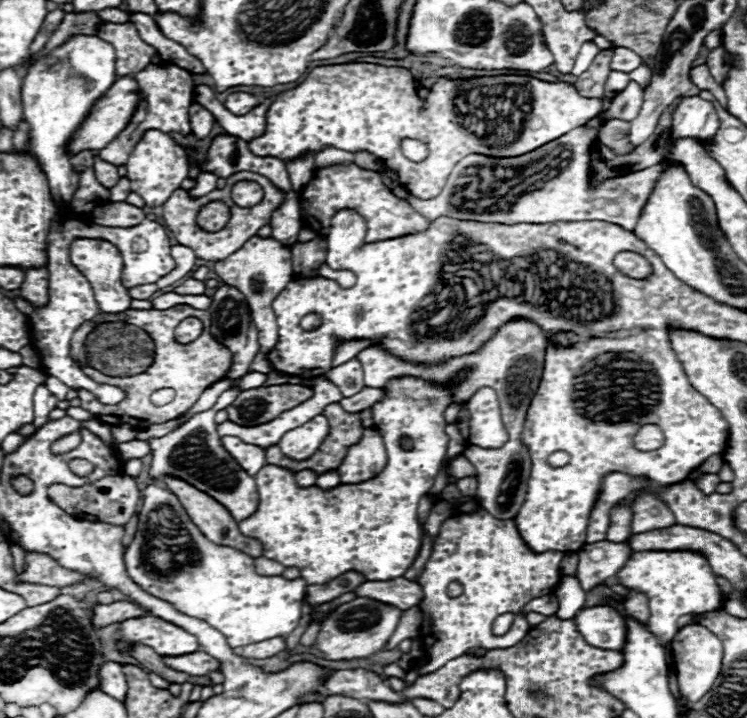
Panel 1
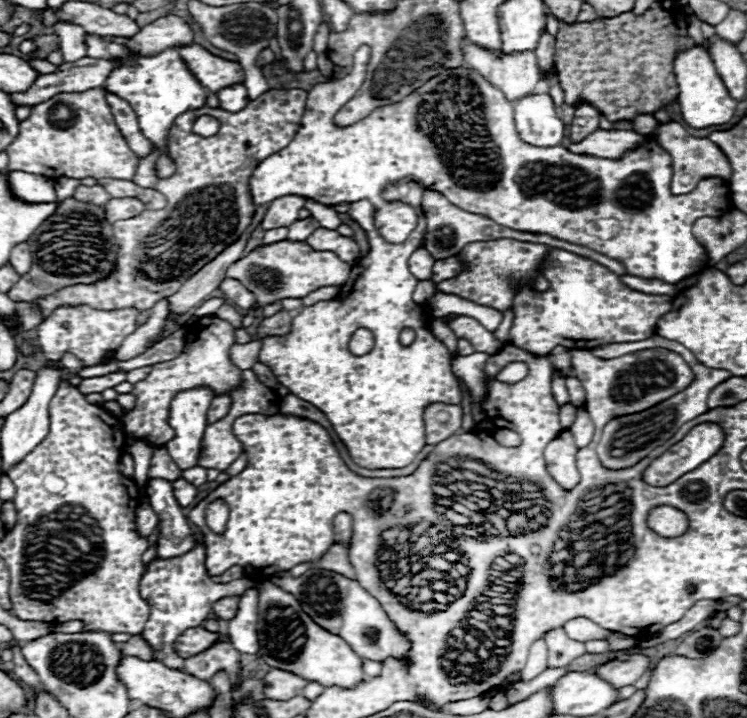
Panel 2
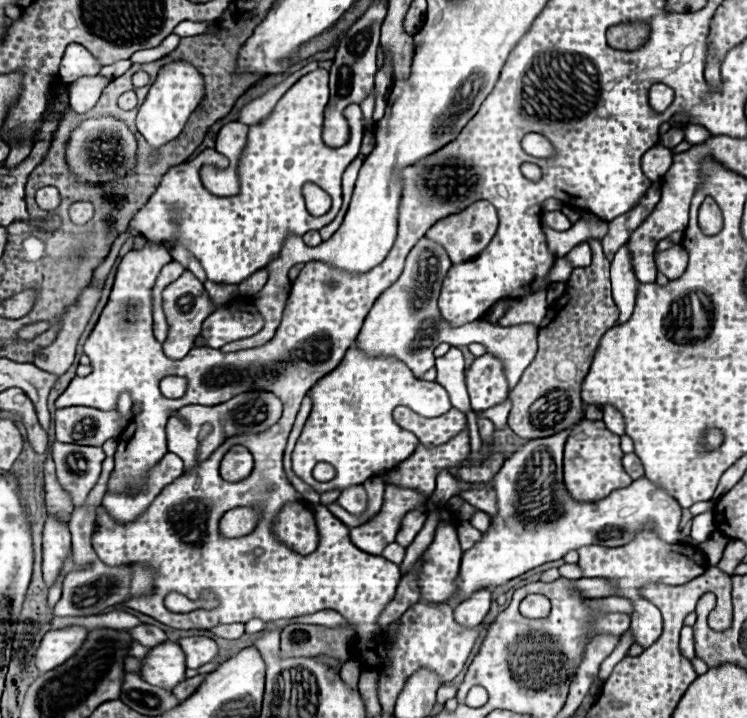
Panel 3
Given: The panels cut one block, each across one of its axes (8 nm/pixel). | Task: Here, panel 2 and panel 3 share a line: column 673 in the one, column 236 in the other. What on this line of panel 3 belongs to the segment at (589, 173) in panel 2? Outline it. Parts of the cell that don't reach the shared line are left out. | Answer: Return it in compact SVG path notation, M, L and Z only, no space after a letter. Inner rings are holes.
M318 68L304 74L278 100L268 118L250 126L248 140L238 162L240 192L236 196L212 196L201 183L199 173L202 166L224 169L229 164L224 156L210 148L190 162L172 166L130 226L138 228L146 240L168 238L174 228L164 204L180 204L180 240L200 260L208 278L222 284L240 284L250 278L254 272L266 268L278 258L290 234L304 236L310 230L324 228L334 220L342 206L342 174L360 152L364 122L358 104L344 108L350 140L340 148L330 148L322 142L322 114L326 104L328 72ZM306 182L316 182L332 198L332 208L324 216L314 218L308 214L302 196L302 186Z

